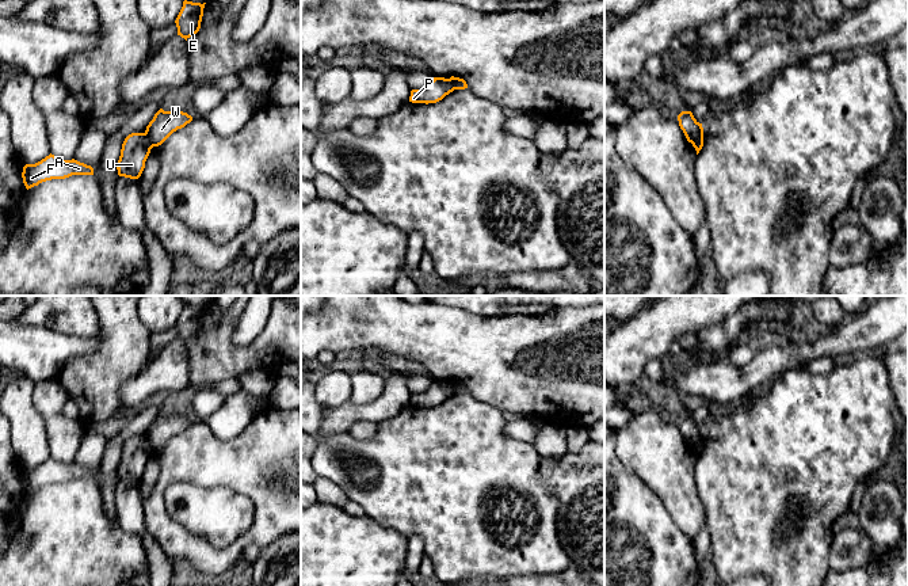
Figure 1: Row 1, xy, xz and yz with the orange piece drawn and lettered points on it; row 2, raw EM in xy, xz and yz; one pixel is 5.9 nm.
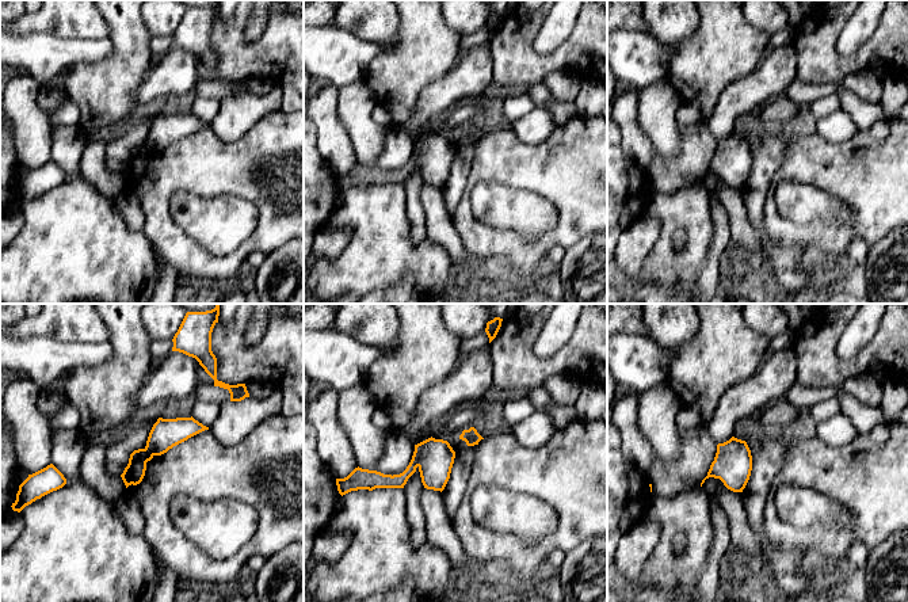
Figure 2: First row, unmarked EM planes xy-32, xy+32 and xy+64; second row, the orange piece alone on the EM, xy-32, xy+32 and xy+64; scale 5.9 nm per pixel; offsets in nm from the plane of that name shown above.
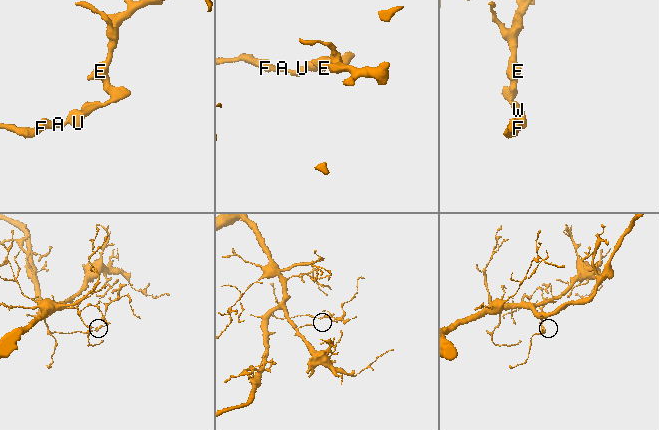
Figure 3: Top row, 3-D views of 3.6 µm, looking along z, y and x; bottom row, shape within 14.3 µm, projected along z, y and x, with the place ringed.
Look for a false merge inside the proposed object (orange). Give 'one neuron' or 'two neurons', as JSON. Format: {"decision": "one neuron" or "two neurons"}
{"decision": "two neurons"}

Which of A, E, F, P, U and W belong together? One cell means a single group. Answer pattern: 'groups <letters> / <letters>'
groups A F P U / E W

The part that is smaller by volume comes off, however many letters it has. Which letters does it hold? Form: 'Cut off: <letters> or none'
Cut off: E, W

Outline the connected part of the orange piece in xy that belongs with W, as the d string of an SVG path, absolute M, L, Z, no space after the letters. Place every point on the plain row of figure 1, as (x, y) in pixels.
M160 412L146 430L145 438L153 450L161 449L173 435L184 431L192 421L183 415L164 415Z

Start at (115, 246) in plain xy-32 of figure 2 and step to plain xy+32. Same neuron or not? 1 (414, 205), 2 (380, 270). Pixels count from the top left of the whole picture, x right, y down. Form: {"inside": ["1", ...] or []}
{"inside": ["2"]}

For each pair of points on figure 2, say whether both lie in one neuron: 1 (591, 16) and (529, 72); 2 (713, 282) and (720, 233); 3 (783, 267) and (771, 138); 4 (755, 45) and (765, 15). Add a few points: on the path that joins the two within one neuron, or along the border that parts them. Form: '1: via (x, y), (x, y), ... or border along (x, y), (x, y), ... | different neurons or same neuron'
1: via (584, 34), (557, 61), (546, 64) | same neuron
2: via (713, 270), (718, 246) | same neuron
3: via (763, 235), (756, 221), (756, 186), (762, 171) | same neuron
4: border along (743, 14), (748, 22), (769, 35) | different neurons

